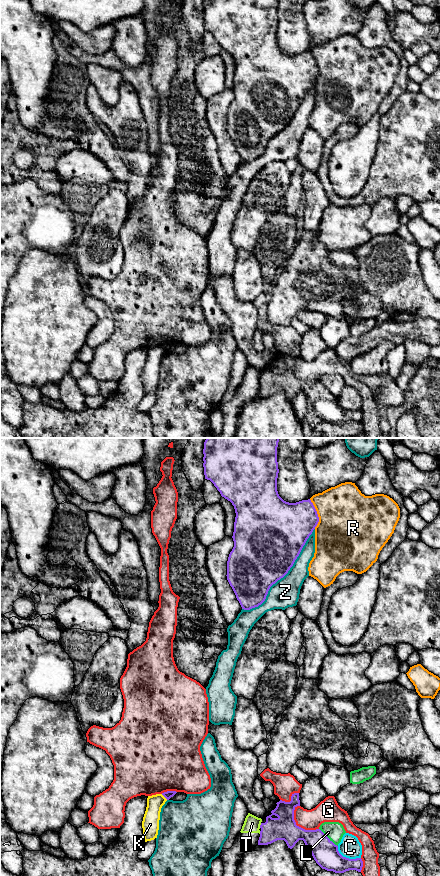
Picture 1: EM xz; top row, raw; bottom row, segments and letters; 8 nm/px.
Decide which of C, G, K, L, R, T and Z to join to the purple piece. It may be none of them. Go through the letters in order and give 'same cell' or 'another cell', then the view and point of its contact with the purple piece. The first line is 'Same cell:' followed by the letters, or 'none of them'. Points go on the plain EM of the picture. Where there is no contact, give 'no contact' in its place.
Same cell: none of them
C: another cell; contact xz (347, 410)
G: another cell; contact xz (298, 378)
K: another cell; contact xz (164, 348)
L: another cell; contact xz (327, 389)
R: another cell; contact xz (317, 66)
T: another cell; contact xz (260, 377)
Z: another cell; contact xz (283, 128)

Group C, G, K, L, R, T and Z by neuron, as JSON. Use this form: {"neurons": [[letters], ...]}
{"neurons": [["C"], ["G"], ["K", "T"], ["L"], ["R"], ["Z"]]}

